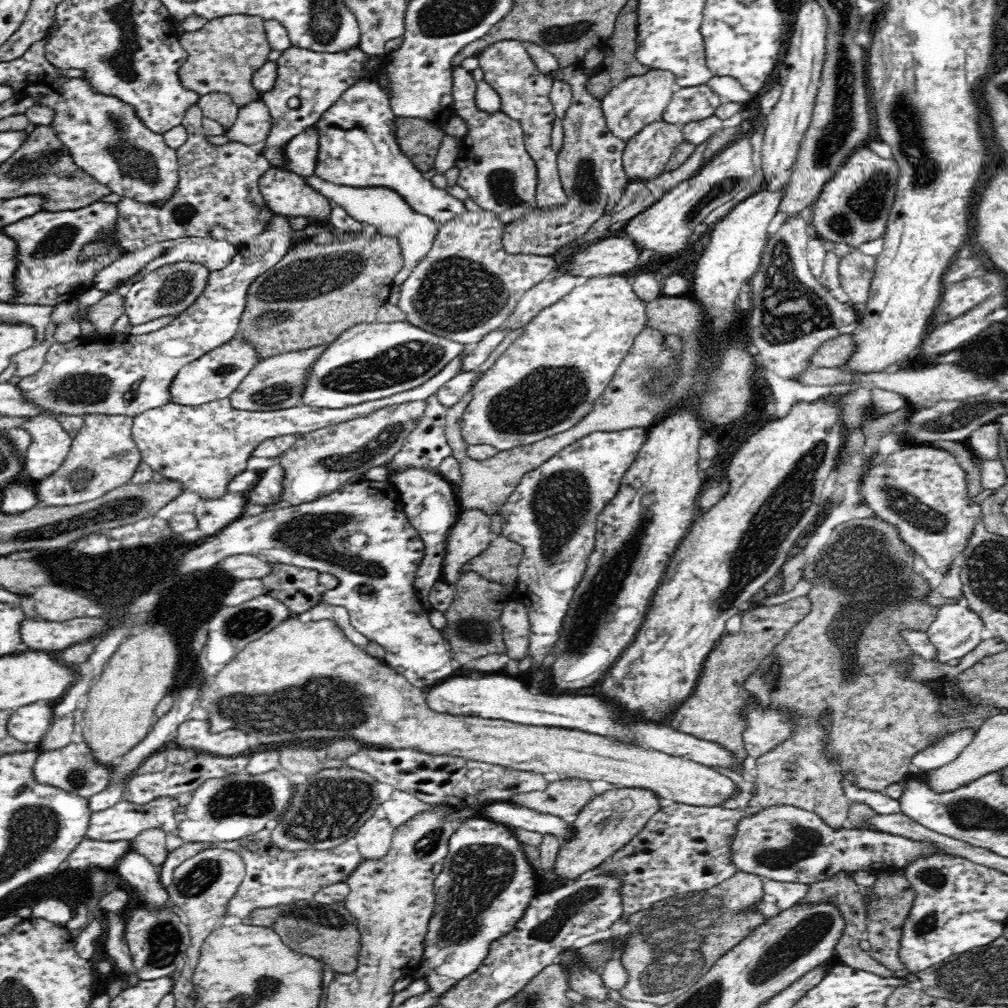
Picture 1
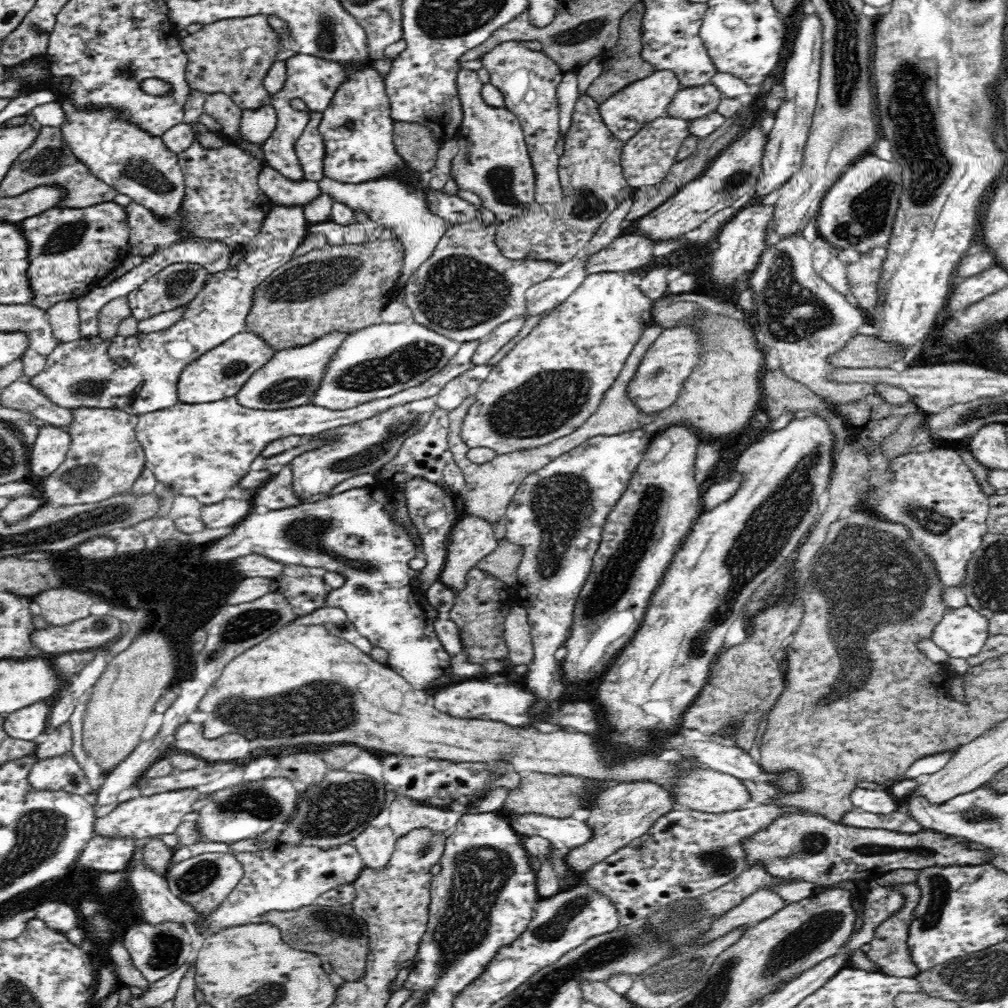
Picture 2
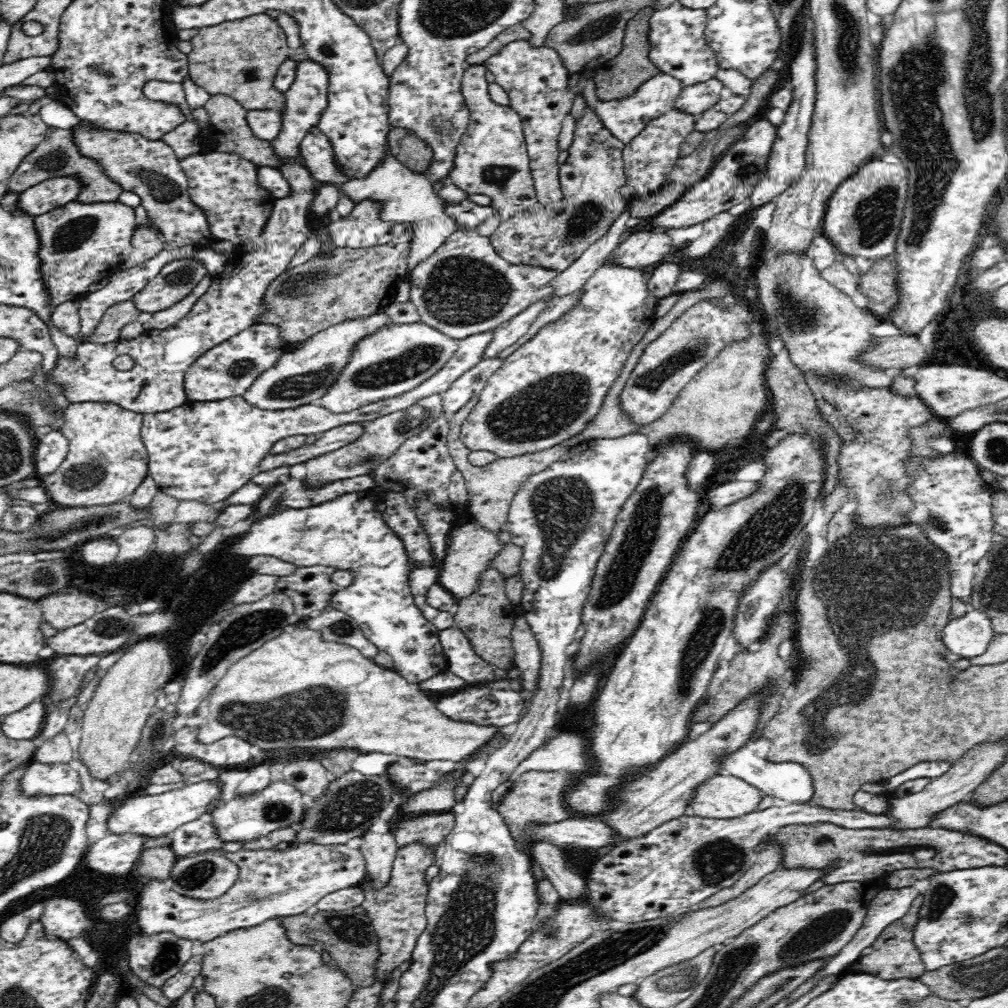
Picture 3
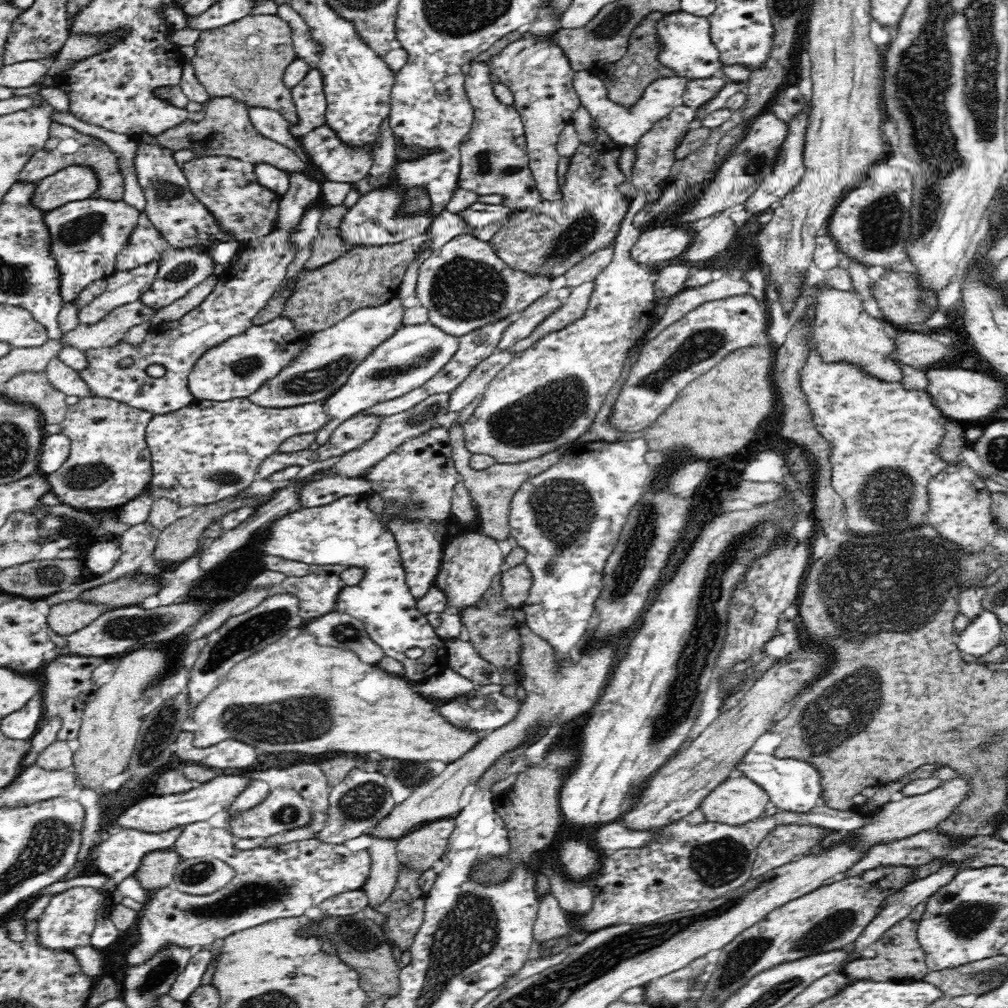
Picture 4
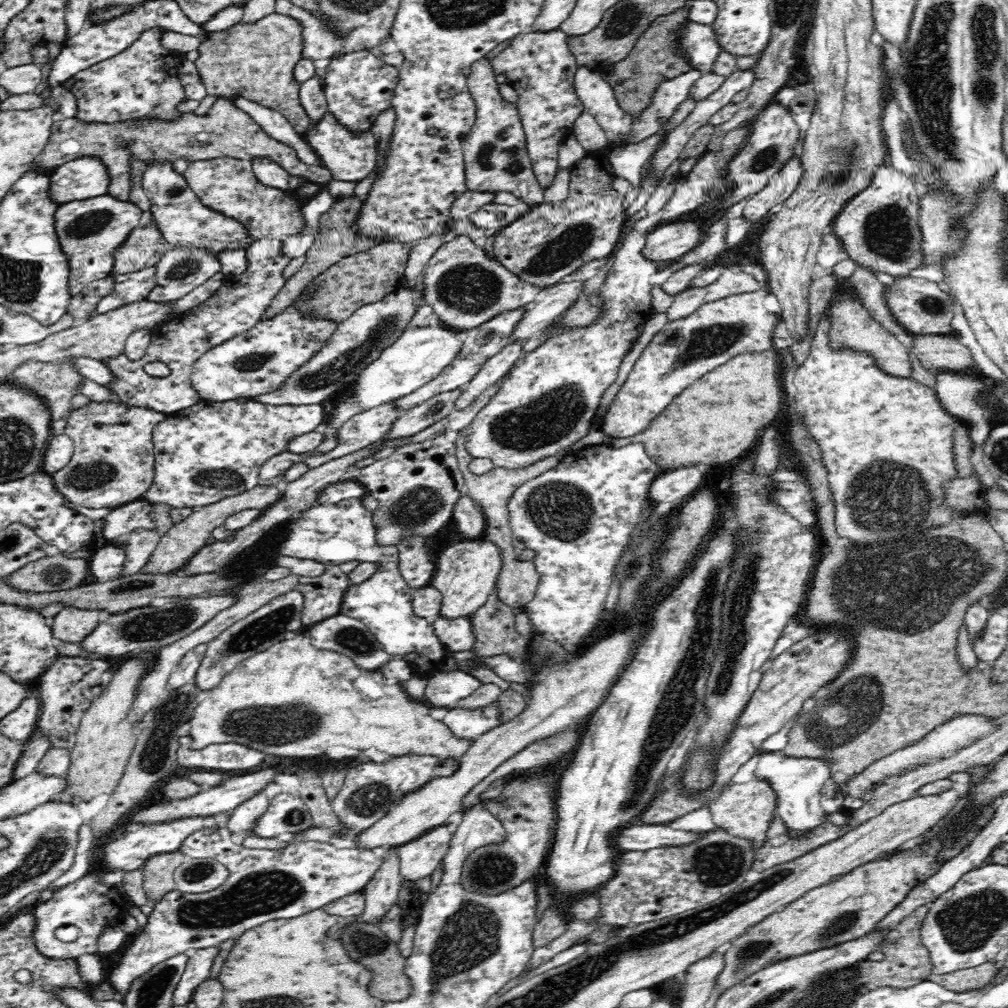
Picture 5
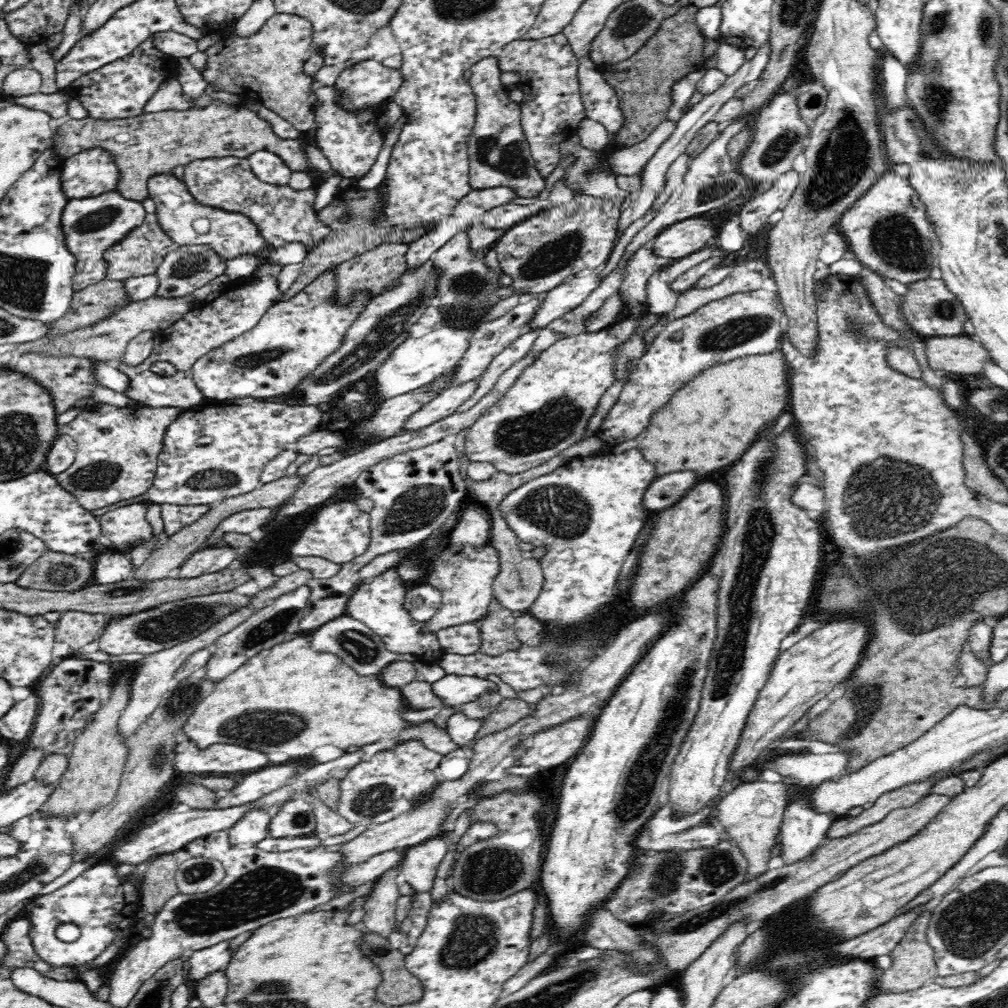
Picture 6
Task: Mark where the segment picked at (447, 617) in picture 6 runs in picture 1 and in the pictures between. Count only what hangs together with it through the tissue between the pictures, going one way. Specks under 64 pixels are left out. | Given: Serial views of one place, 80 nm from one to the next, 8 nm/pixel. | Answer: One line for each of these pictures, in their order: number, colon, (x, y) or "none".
1: (471, 535)
2: (470, 540)
3: (471, 549)
4: (470, 560)
5: (466, 572)

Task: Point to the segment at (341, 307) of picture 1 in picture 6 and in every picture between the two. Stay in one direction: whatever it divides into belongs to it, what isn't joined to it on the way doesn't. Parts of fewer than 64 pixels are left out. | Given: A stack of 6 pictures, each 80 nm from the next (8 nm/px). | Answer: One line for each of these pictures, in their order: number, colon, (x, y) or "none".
2: (344, 288)
3: (354, 282)
4: (369, 276)
5: (365, 278)
6: (381, 267)

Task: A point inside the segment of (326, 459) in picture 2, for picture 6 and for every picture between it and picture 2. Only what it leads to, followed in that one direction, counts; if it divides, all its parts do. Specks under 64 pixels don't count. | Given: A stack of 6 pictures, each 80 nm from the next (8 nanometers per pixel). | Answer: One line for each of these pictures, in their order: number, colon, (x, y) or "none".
3: (382, 437)
4: (394, 430)
5: (417, 418)
6: (446, 403)

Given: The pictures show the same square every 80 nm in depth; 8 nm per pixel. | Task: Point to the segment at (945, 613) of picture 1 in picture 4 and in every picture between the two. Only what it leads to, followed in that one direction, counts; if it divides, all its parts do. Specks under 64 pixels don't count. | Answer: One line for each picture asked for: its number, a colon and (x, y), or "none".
2: (962, 632)
3: (969, 636)
4: (984, 633)

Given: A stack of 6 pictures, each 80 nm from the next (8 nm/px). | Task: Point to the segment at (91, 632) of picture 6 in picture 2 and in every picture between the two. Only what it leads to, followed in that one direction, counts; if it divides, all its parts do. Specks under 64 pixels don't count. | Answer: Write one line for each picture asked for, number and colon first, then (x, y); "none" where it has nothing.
2: (59, 607)
3: (62, 611)
4: (68, 617)
5: (73, 625)

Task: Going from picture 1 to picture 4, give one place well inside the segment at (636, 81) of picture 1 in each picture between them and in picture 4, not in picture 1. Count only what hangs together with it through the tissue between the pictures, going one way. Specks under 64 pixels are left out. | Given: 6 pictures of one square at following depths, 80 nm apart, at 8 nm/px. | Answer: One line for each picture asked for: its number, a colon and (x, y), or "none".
2: (626, 112)
3: (625, 119)
4: (625, 126)

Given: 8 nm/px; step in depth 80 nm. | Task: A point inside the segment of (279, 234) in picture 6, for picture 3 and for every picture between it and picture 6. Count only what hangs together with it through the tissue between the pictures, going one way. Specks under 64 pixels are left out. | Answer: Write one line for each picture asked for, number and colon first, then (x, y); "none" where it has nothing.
3: (225, 186)
4: (228, 187)
5: (228, 185)

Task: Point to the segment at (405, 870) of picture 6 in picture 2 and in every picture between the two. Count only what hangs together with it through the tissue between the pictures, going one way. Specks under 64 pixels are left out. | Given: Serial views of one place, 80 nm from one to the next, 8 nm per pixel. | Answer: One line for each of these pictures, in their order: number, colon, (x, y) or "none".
2: (406, 814)
3: (430, 830)
4: (418, 851)
5: (418, 859)

